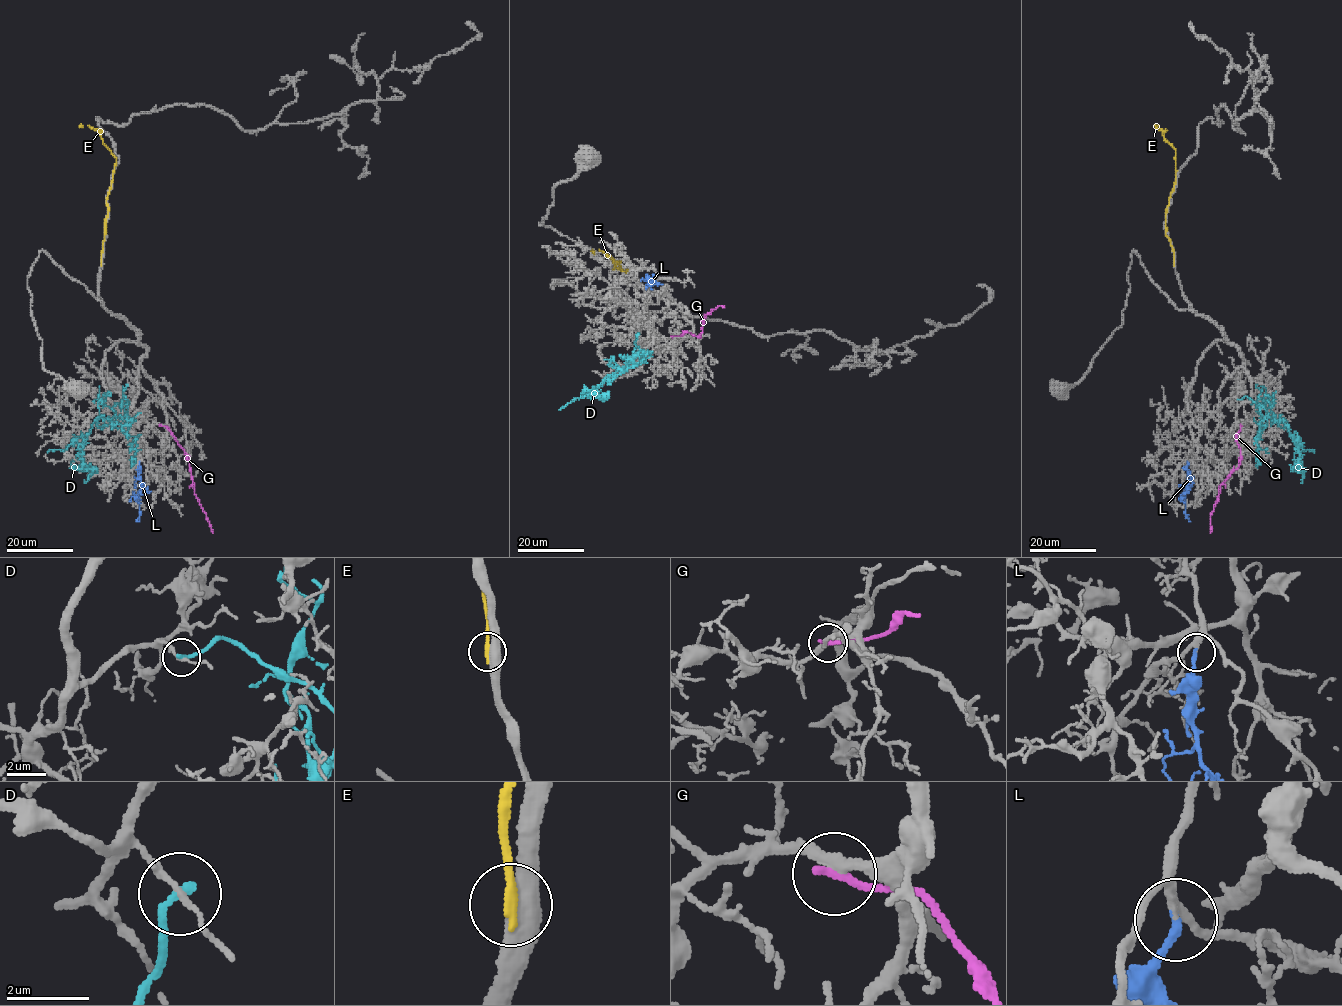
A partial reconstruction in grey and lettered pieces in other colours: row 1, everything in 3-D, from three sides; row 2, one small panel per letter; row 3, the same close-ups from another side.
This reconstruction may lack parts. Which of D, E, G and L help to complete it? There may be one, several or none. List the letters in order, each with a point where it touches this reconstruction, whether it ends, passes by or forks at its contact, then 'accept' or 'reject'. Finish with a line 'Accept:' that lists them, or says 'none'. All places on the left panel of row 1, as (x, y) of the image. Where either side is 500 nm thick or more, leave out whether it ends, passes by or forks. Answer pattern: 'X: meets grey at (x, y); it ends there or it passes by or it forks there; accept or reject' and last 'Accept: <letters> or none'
D: meets grey at (126, 399); it ends there; reject
E: meets grey at (101, 263); it ends there; reject
G: meets grey at (160, 425); it ends there; reject
L: meets grey at (140, 462); it ends there; accept
Accept: L

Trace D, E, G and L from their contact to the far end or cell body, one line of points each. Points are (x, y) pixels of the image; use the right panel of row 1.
D: (1238, 400), (1249, 397), (1271, 419), (1274, 416), (1282, 428), (1284, 422), (1298, 446), (1302, 479)
E: (1174, 263), (1165, 217), (1176, 178), (1176, 150), (1154, 125)
G: (1241, 425), (1236, 436), (1241, 461), (1219, 487), (1210, 517), (1210, 533)
L: (1187, 462), (1184, 501), (1189, 522)

